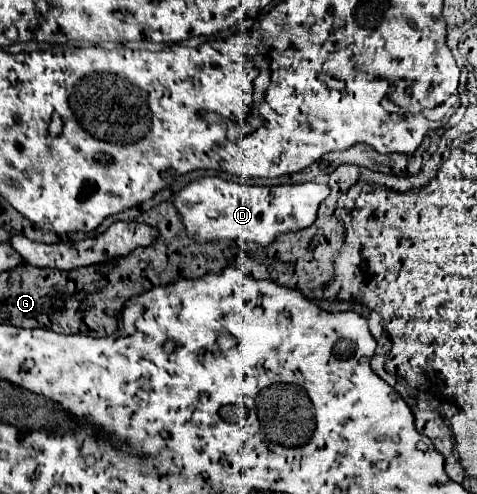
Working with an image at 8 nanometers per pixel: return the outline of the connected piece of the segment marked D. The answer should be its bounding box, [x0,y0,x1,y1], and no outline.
[173,176,329,246]

